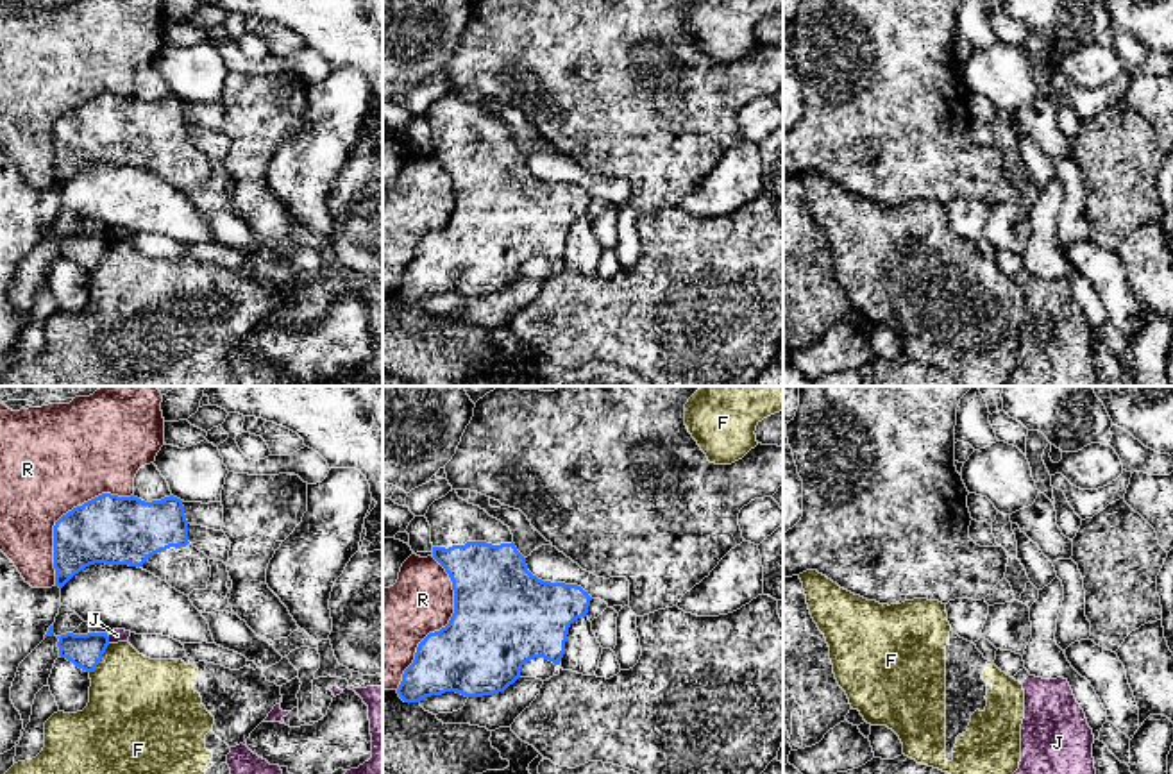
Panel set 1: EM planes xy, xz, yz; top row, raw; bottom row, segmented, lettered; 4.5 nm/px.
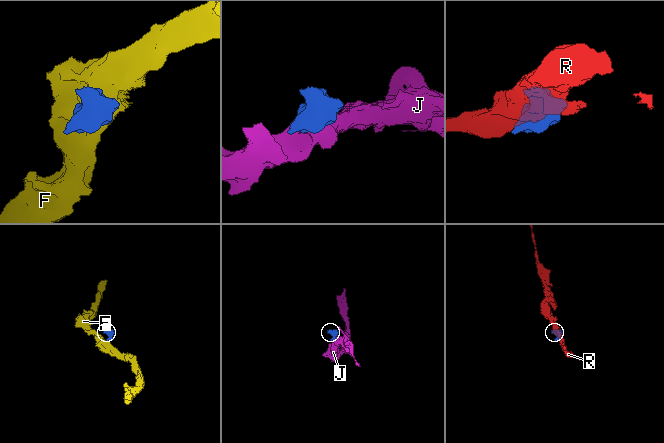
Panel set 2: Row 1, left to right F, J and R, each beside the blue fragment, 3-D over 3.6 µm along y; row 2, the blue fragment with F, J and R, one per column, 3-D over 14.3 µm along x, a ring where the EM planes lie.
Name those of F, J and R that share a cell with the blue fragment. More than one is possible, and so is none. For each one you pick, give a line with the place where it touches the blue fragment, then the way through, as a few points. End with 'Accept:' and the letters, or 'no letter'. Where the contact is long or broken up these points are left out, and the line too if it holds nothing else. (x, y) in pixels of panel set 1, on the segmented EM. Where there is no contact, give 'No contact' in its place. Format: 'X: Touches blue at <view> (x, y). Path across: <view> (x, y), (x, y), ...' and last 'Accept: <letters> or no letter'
Accept: no letter

